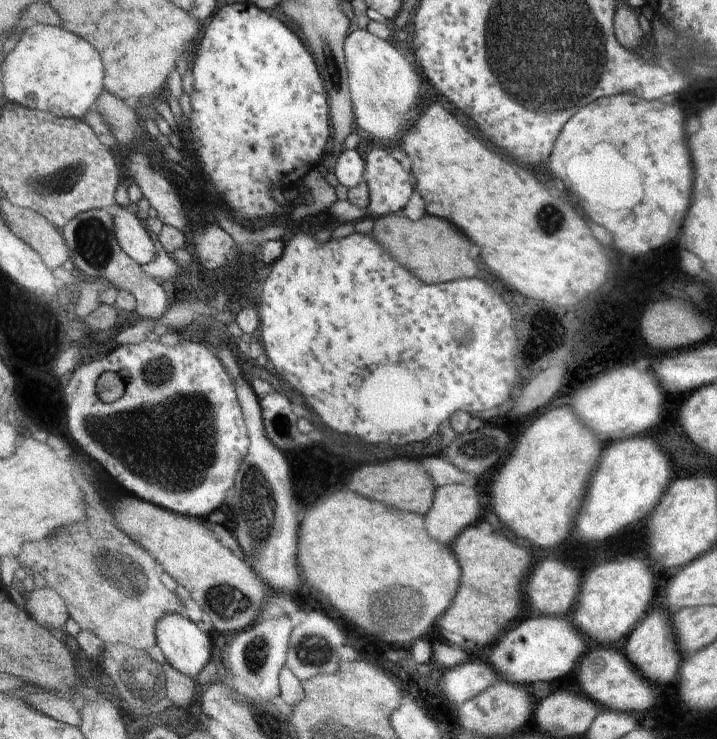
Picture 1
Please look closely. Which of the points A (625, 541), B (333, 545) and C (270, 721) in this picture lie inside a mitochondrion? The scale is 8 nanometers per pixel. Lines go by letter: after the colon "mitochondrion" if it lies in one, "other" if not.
A: other
B: other
C: mitochondrion

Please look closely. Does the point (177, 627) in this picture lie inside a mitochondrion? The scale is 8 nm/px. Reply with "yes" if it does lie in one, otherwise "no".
no

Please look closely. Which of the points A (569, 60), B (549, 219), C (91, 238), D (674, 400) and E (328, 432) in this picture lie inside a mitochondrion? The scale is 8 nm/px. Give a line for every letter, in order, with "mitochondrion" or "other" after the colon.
A: mitochondrion
B: mitochondrion
C: mitochondrion
D: other
E: other

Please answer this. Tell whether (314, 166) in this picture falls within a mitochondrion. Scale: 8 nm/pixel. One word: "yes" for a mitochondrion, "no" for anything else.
no

